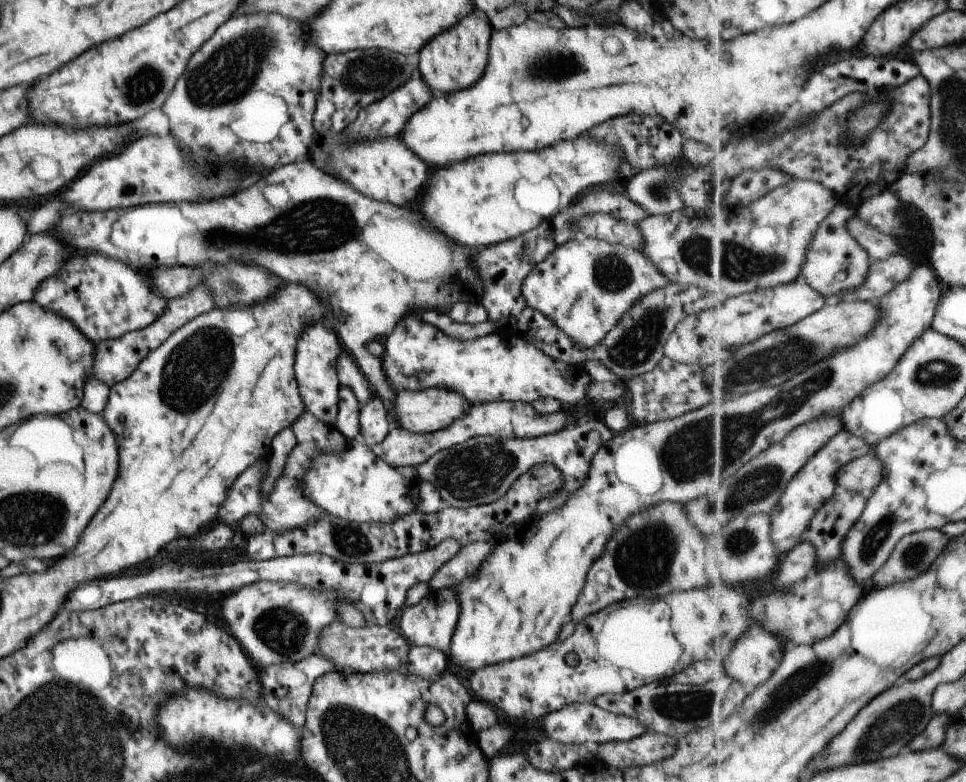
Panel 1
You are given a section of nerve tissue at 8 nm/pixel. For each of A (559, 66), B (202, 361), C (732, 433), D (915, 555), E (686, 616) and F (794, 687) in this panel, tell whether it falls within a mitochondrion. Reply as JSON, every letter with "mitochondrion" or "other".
{"A":"mitochondrion","B":"mitochondrion","C":"mitochondrion","D":"mitochondrion","E":"other","F":"mitochondrion"}

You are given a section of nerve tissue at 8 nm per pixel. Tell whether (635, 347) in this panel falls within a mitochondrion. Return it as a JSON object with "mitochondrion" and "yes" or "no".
{"mitochondrion":"yes"}

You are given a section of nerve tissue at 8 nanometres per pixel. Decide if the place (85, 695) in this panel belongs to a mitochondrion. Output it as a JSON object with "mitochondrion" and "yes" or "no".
{"mitochondrion":"no"}

